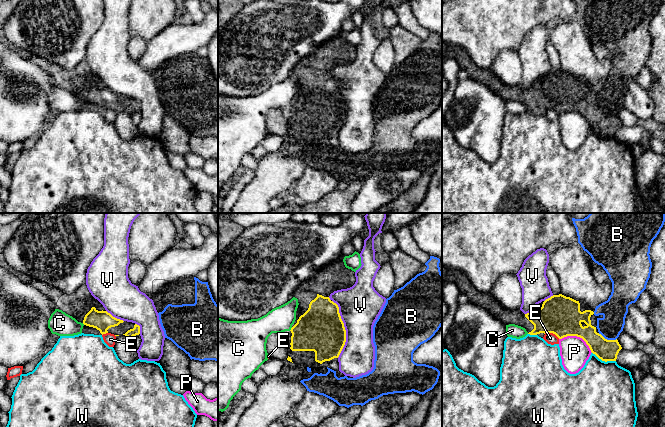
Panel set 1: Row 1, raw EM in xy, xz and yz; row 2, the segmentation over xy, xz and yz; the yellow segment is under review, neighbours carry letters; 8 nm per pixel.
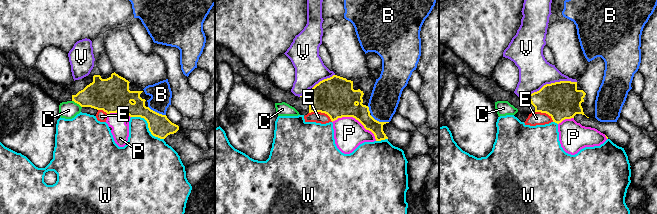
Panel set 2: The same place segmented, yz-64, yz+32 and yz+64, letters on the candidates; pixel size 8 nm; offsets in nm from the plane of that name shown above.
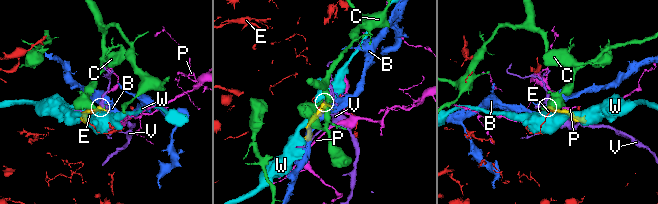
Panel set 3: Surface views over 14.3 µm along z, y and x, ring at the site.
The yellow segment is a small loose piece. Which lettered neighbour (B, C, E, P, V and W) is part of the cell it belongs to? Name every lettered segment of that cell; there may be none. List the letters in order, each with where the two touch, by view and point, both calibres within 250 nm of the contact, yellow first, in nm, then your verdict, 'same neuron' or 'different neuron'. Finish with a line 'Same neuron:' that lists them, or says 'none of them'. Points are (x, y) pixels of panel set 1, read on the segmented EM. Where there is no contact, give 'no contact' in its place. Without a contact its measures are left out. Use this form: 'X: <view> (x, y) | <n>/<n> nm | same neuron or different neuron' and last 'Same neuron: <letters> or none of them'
B: yz (606, 339) | 180/200 nm | different neuron
C: xz (291, 329) | 360/200 nm | different neuron
E: yz (552, 332) | 320/90 nm | different neuron
P: yz (577, 336) | 320/240 nm | different neuron
V: xz (344, 329) | 360/340 nm | different neuron
W: yz (604, 360) | 180/480 nm | different neuron
Same neuron: none of them

